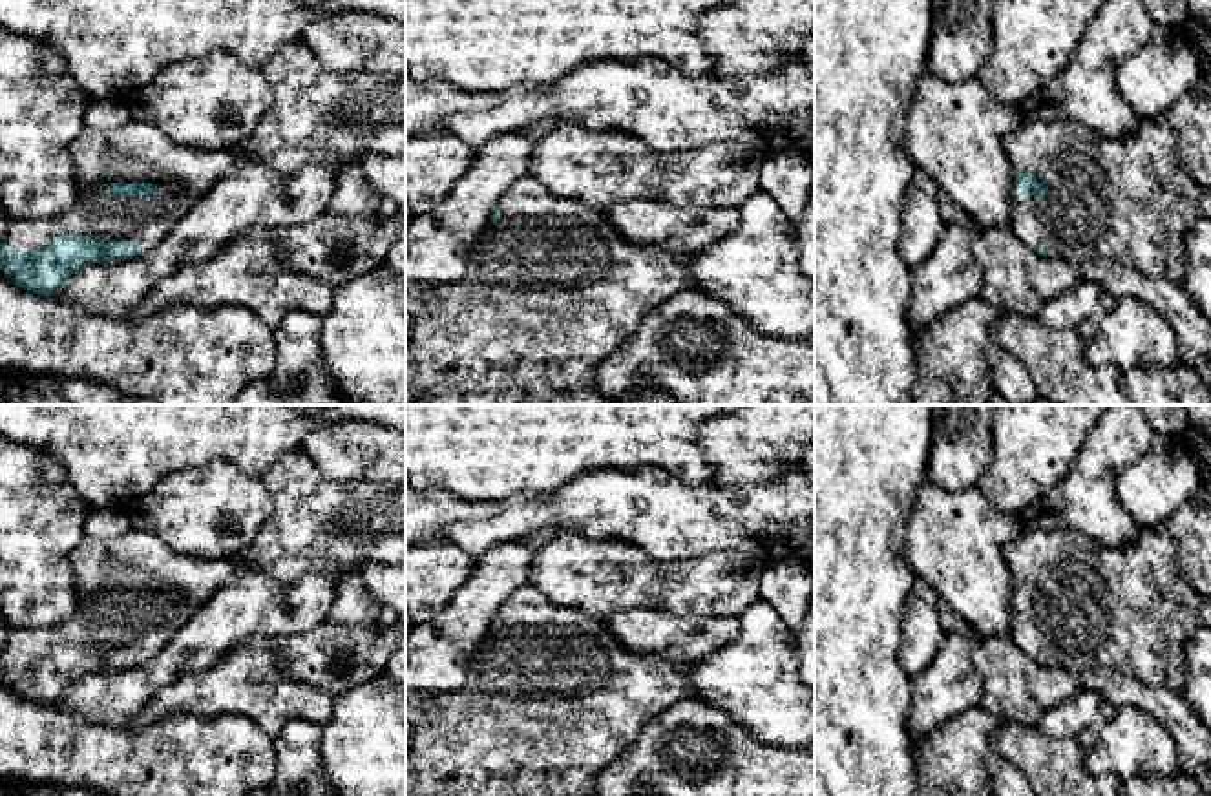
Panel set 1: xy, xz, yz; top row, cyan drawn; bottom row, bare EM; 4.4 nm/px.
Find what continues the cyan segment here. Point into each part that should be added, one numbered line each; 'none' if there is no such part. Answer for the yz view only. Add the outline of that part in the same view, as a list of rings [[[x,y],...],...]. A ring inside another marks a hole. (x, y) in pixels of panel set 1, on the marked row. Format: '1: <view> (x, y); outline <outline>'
1: yz (1129, 199); outline [[[1162,119],[1145,120],[1127,139],[1105,139],[1081,122],[1025,120],[1003,139],[1010,161],[1010,217],[1008,225],[1032,250],[1054,252],[1069,265],[1081,267],[1109,257],[1134,267],[1149,278],[1164,278],[1182,285],[1185,276],[1185,230],[1202,217],[1211,219],[1211,188],[1196,183],[1176,159],[1176,133]],[[1030,172],[1050,192],[1050,197],[1019,197],[1016,179]]]

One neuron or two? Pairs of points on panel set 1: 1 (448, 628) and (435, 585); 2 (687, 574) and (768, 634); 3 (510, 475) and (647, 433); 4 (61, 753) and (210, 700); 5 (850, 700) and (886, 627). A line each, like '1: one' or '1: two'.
1: two
2: two
3: one
4: two
5: one

